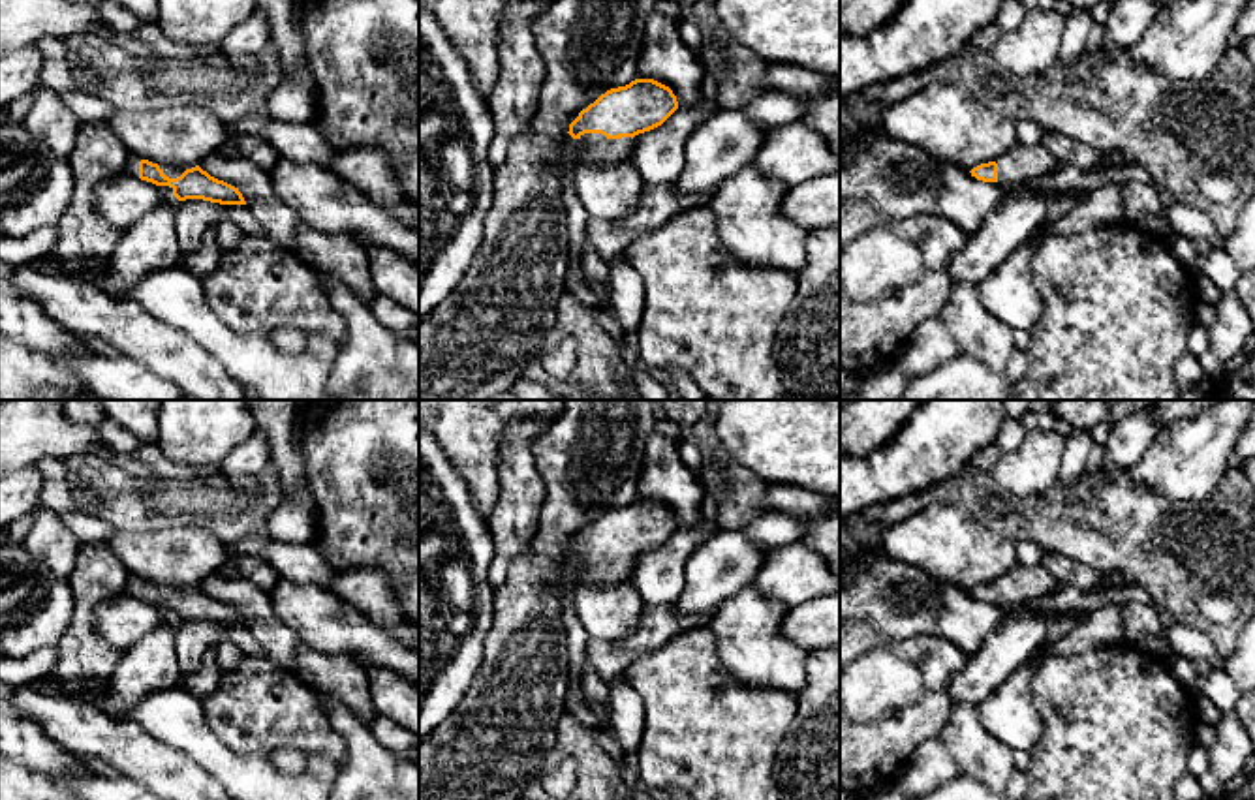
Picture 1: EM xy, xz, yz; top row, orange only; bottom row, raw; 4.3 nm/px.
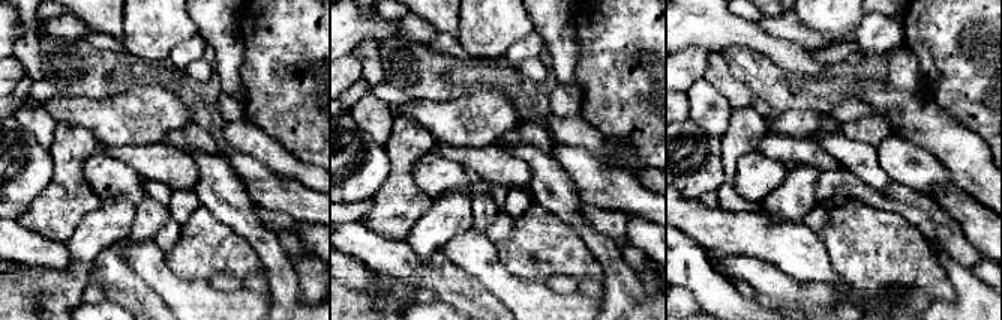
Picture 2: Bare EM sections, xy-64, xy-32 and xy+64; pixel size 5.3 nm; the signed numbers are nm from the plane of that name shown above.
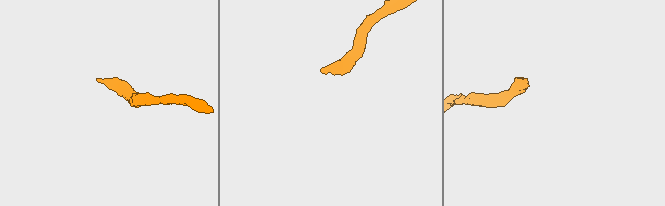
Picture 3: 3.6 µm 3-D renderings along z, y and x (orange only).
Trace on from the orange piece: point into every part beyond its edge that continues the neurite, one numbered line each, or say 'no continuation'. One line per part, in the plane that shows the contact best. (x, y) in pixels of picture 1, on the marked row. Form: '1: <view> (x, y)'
1: xz (592, 149)

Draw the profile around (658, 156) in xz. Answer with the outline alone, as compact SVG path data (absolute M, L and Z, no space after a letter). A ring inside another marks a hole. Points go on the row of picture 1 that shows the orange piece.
M701 100L691 107L678 107L661 126L633 137L626 162L646 186L676 182L686 162L686 143L712 115L716 105Z

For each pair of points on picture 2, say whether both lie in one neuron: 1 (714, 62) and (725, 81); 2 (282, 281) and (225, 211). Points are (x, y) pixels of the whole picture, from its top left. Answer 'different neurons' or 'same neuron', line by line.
1: same neuron
2: same neuron

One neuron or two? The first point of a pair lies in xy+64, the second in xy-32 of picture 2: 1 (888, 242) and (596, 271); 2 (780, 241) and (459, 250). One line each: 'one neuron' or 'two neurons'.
1: one neuron
2: one neuron

